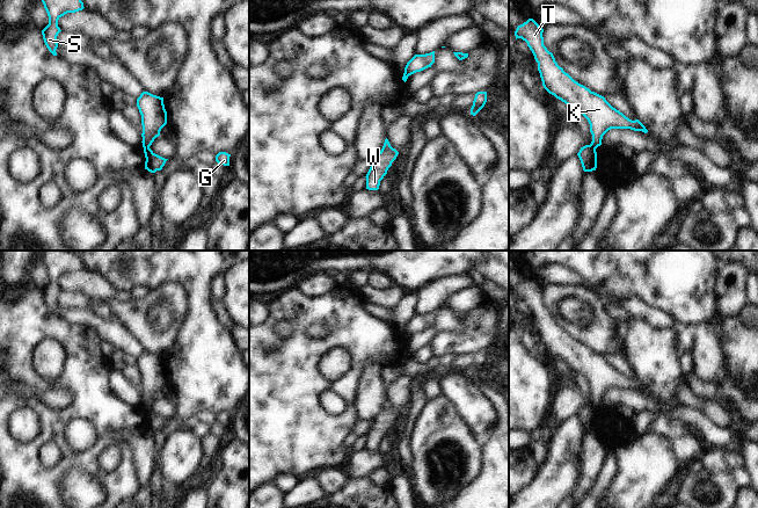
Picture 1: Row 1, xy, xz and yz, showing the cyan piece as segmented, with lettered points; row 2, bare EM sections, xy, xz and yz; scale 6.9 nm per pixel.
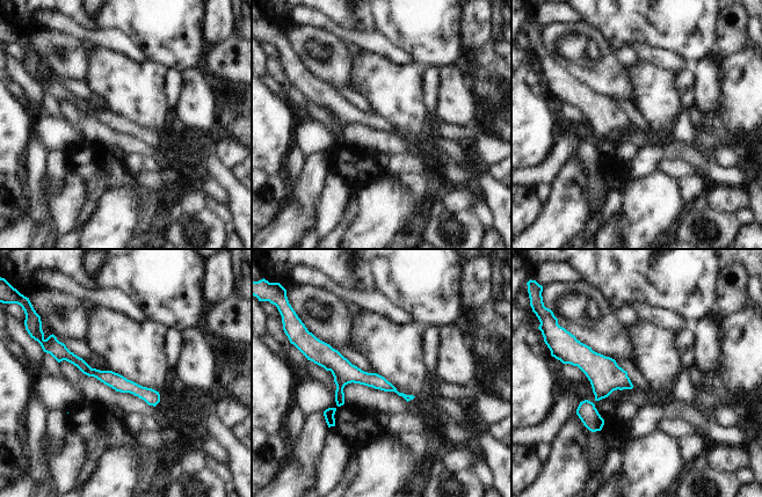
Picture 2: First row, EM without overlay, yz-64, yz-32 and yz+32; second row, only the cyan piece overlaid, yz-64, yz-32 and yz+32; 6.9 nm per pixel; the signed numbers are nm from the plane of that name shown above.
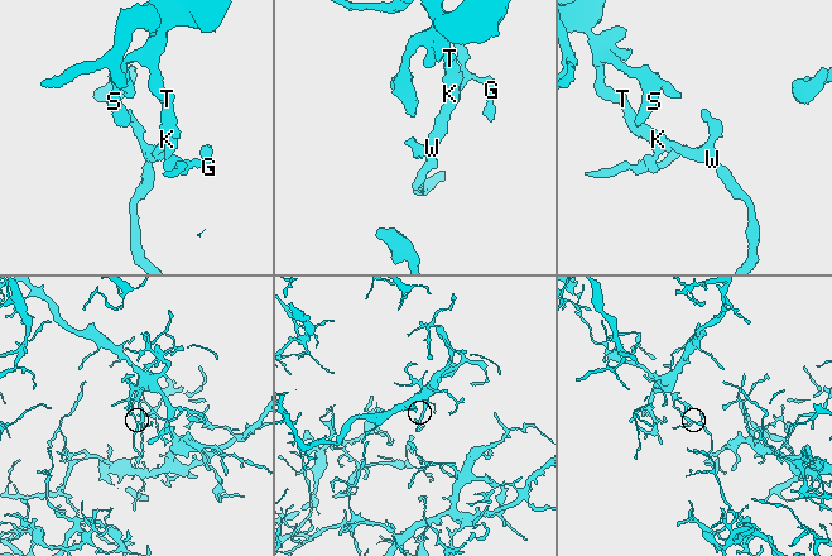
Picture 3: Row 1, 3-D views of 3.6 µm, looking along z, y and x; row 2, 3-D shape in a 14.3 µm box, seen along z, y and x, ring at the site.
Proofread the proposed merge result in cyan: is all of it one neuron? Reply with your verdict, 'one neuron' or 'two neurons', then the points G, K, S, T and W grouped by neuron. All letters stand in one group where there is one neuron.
two neurons | G / K S T W

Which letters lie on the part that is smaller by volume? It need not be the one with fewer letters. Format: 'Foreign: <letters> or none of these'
Foreign: G.

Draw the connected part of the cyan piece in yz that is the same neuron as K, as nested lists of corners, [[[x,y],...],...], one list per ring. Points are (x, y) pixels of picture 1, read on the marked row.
[[[529,19],[517,27],[515,36],[516,39],[525,41],[532,51],[544,88],[588,119],[592,135],[590,144],[592,147],[600,146],[603,136],[611,129],[648,132],[639,119],[629,119],[613,108],[604,96],[591,92],[566,73],[555,61],[553,53],[544,45],[542,32],[544,29],[533,19]]]

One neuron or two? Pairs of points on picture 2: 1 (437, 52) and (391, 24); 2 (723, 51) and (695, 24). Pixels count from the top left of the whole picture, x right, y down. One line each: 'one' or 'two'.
1: one
2: two

